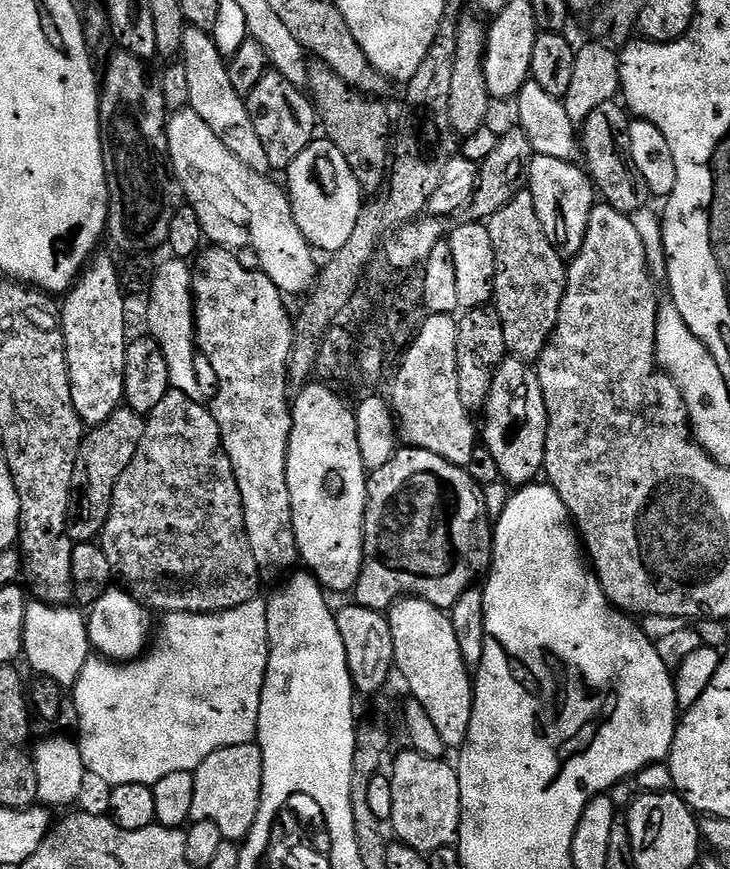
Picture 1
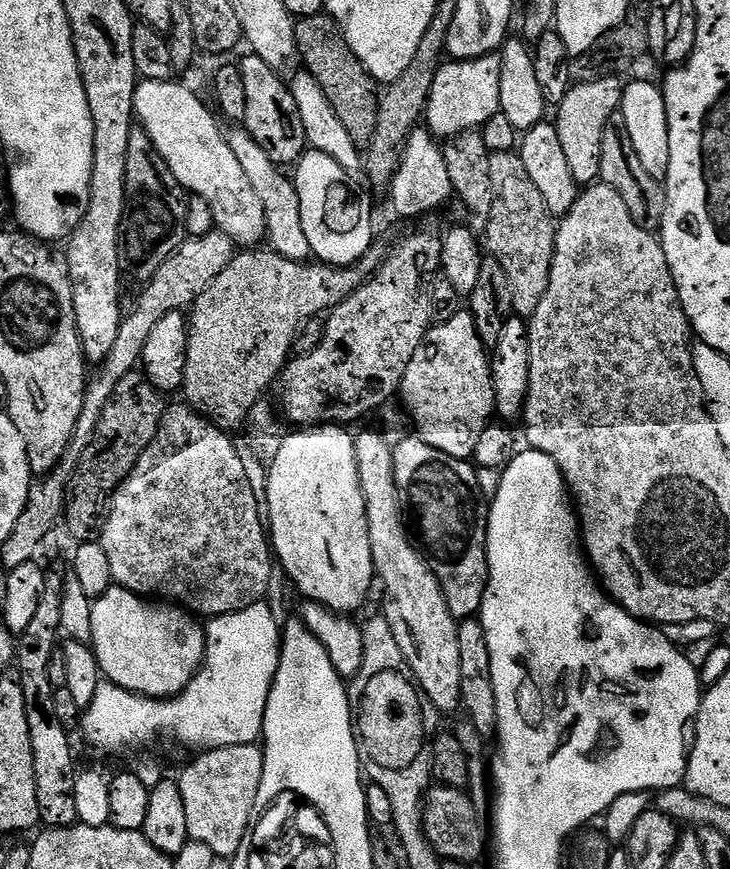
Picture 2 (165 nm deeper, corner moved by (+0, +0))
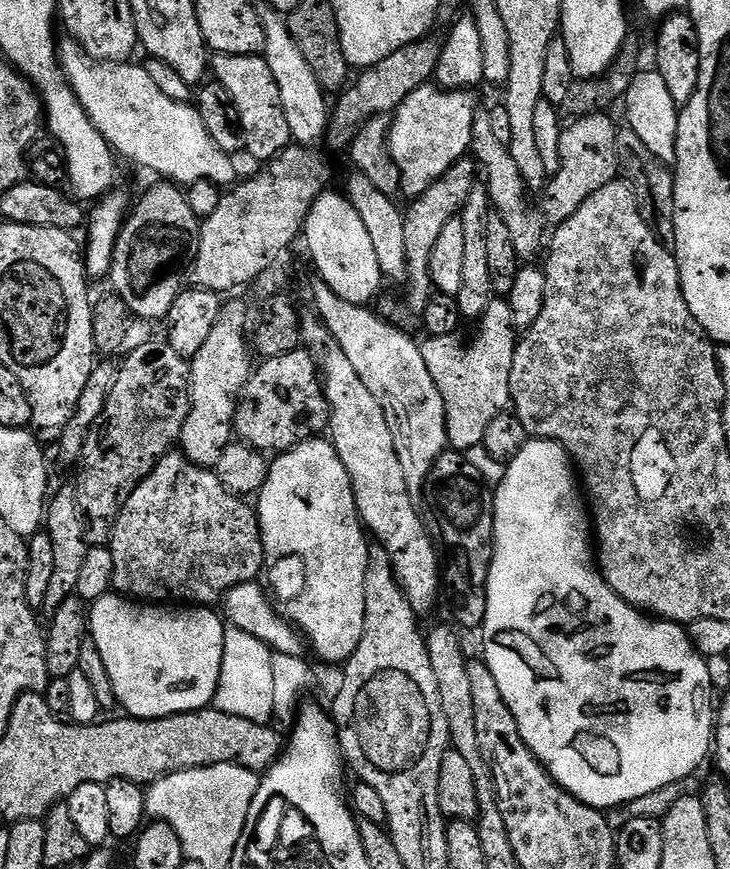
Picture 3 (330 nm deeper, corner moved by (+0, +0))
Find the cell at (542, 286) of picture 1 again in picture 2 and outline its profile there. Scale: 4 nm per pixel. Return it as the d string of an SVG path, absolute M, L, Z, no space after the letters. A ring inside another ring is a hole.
M515 151L492 153L490 182L492 205L482 236L487 251L501 263L509 279L512 312L517 317L530 318L538 310L538 302L542 302L542 294L546 294L546 286L550 286L557 225L546 210L546 202L542 202L538 186L534 186L526 166L522 166L522 158Z

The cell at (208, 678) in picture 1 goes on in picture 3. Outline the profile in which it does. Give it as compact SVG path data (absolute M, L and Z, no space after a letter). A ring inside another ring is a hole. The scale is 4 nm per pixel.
M231 626L225 627L224 661L214 701L215 707L238 718L250 718L250 722L268 724L273 719L274 710L272 656L272 649L258 642L254 634L246 634L246 630L238 630Z

